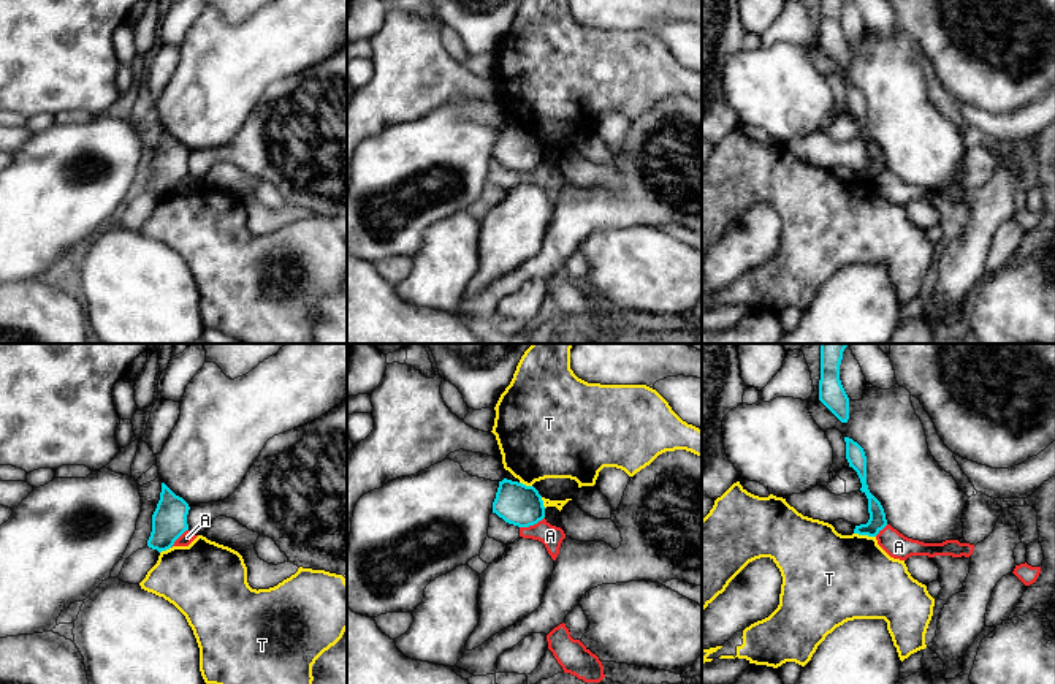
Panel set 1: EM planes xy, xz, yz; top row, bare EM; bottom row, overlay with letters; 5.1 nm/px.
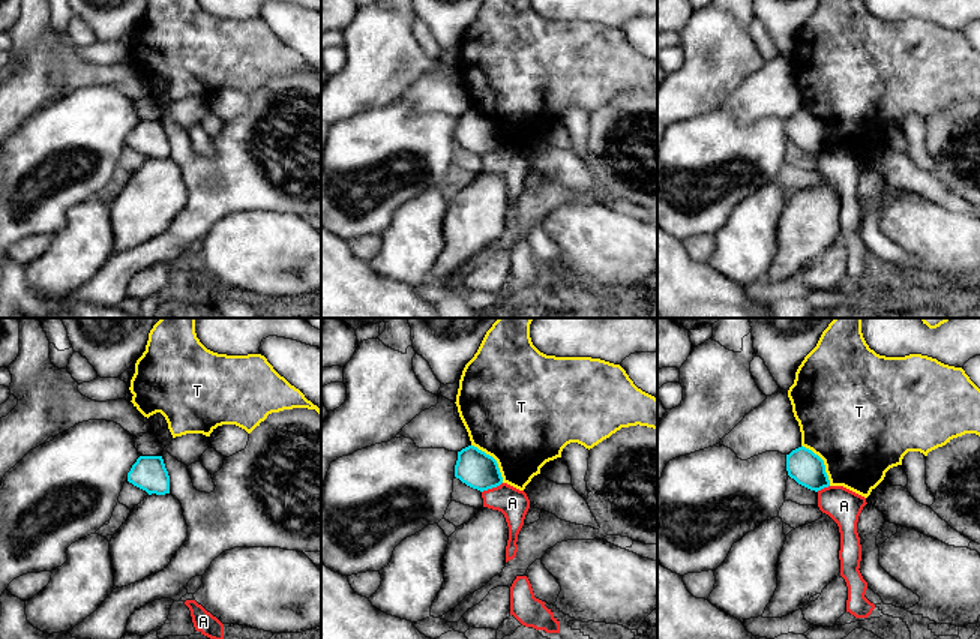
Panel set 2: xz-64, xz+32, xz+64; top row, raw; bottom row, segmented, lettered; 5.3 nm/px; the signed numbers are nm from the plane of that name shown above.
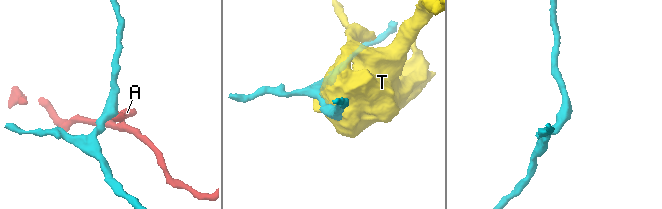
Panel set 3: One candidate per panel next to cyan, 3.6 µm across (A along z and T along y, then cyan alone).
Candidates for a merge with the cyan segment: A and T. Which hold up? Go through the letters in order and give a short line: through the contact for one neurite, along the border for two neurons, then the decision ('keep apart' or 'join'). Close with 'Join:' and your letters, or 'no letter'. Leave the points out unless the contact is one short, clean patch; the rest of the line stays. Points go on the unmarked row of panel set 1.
A: line xz (544, 162), (533, 170), (520, 173); keep apart
T: keep apart
Join: no letter

